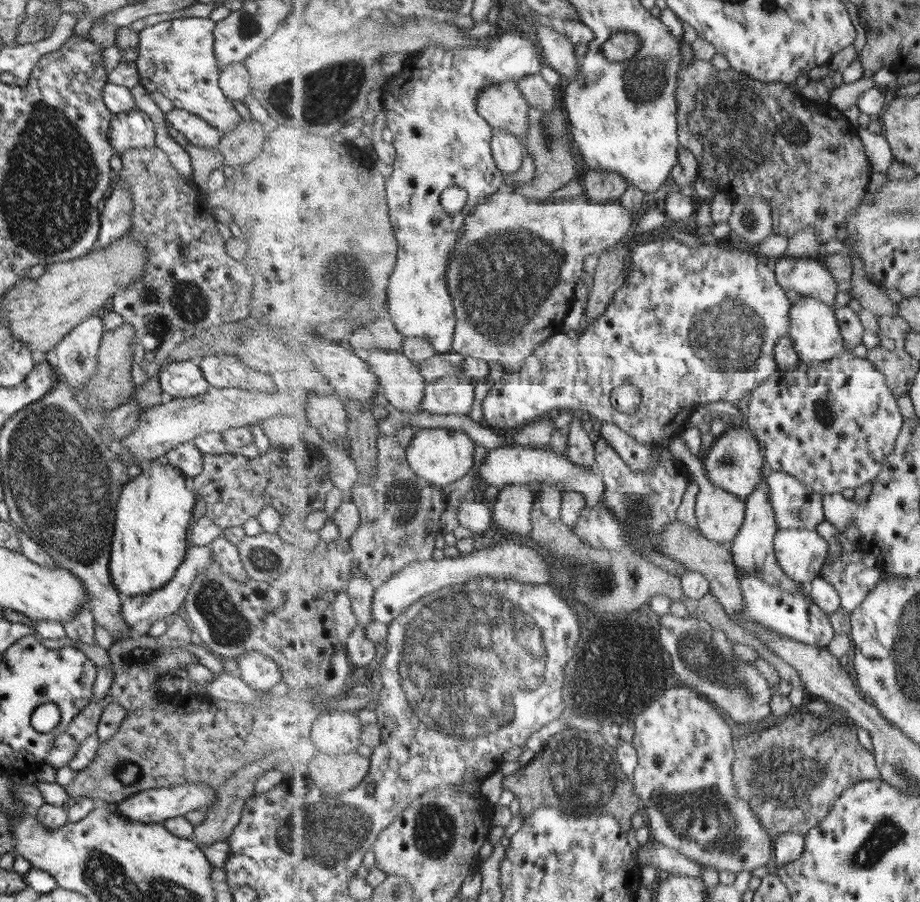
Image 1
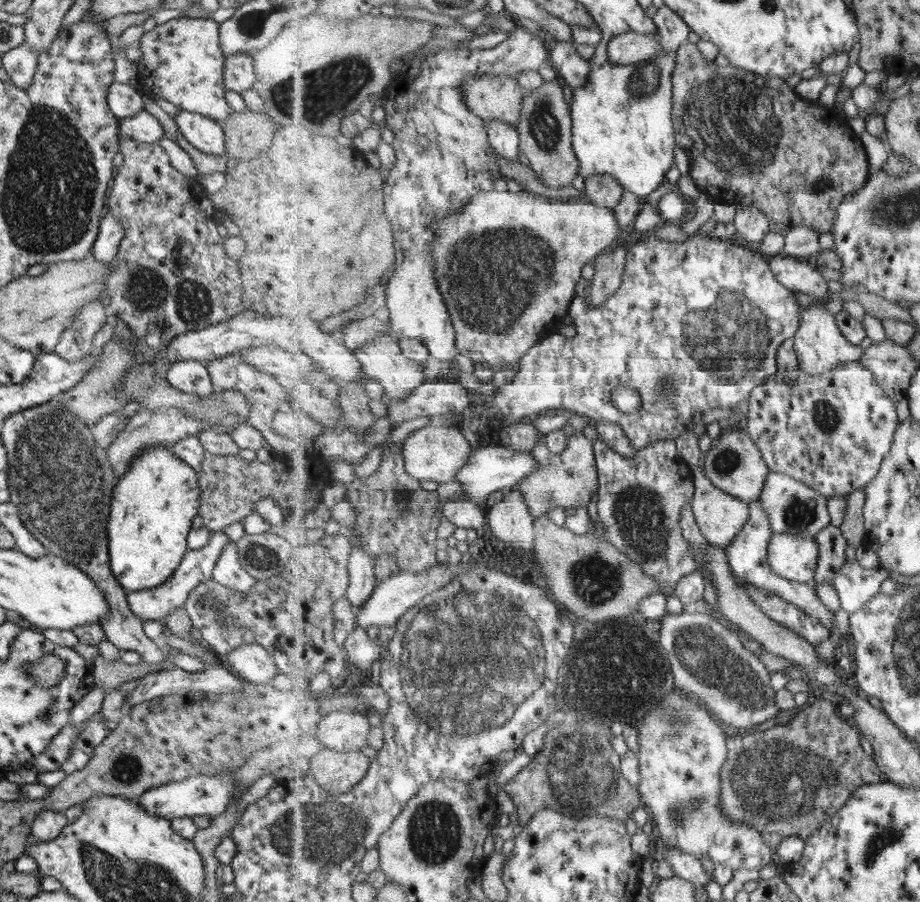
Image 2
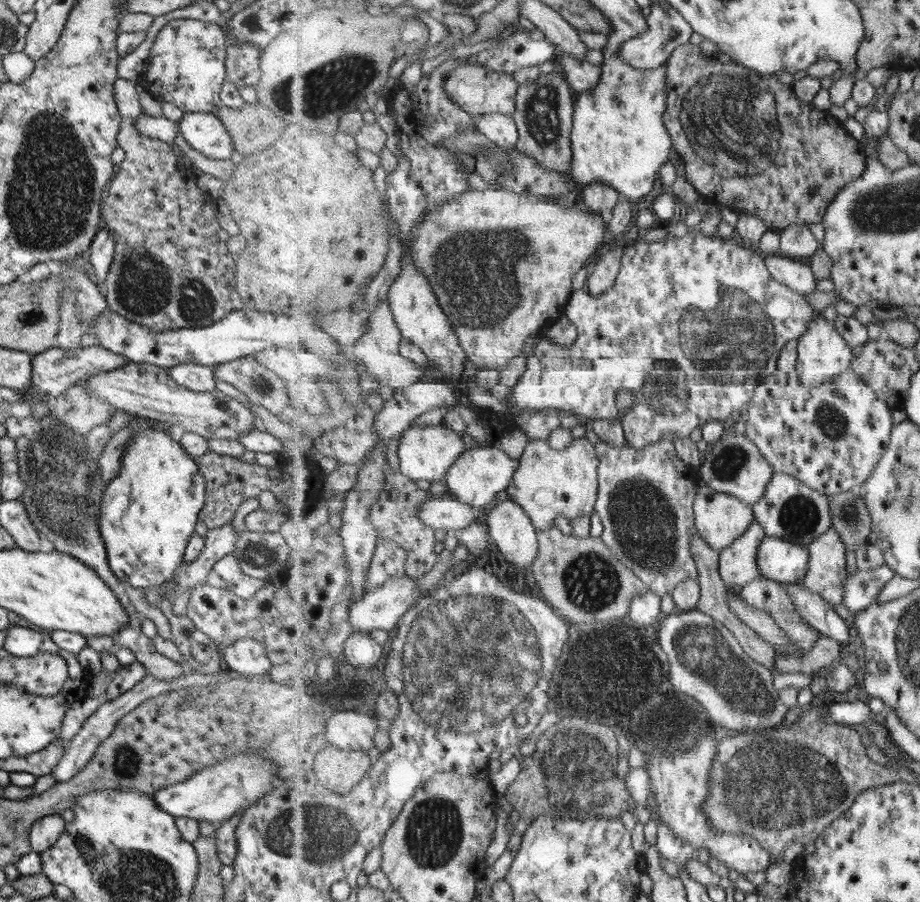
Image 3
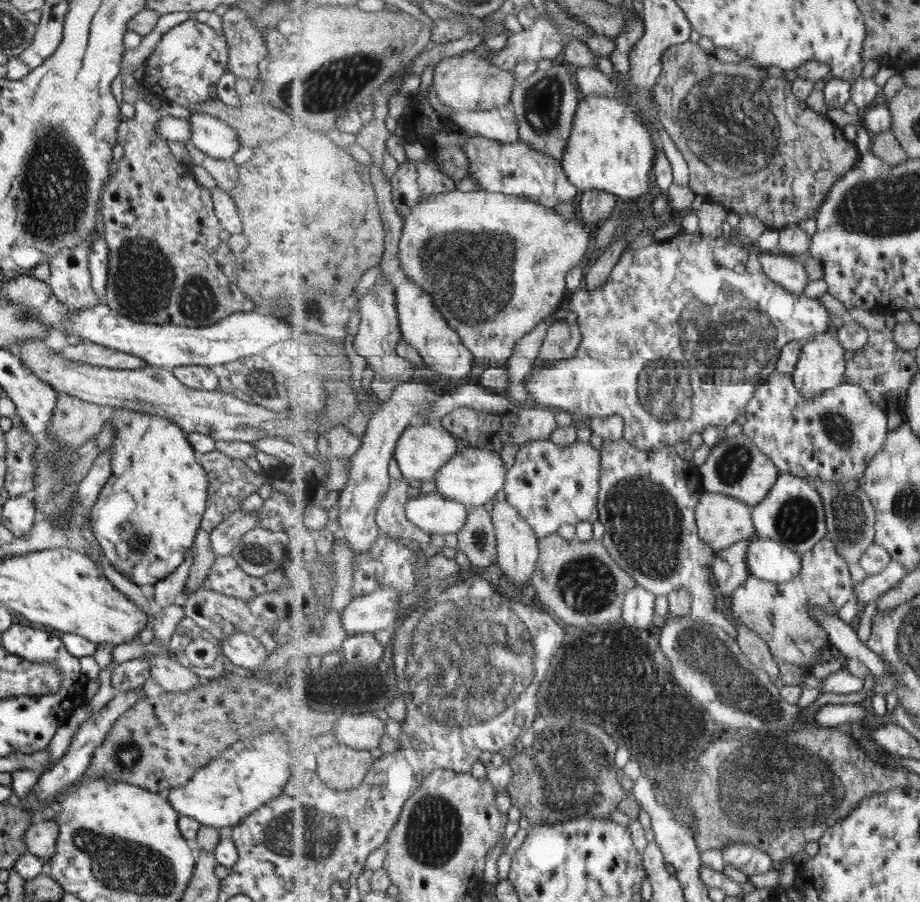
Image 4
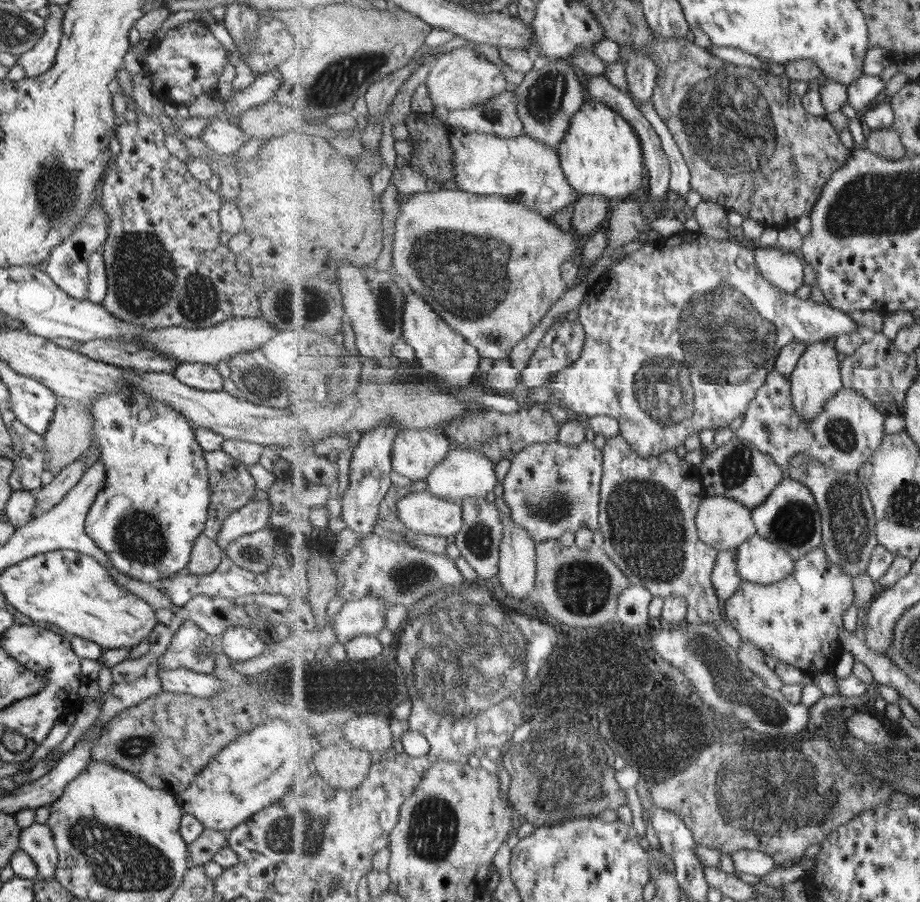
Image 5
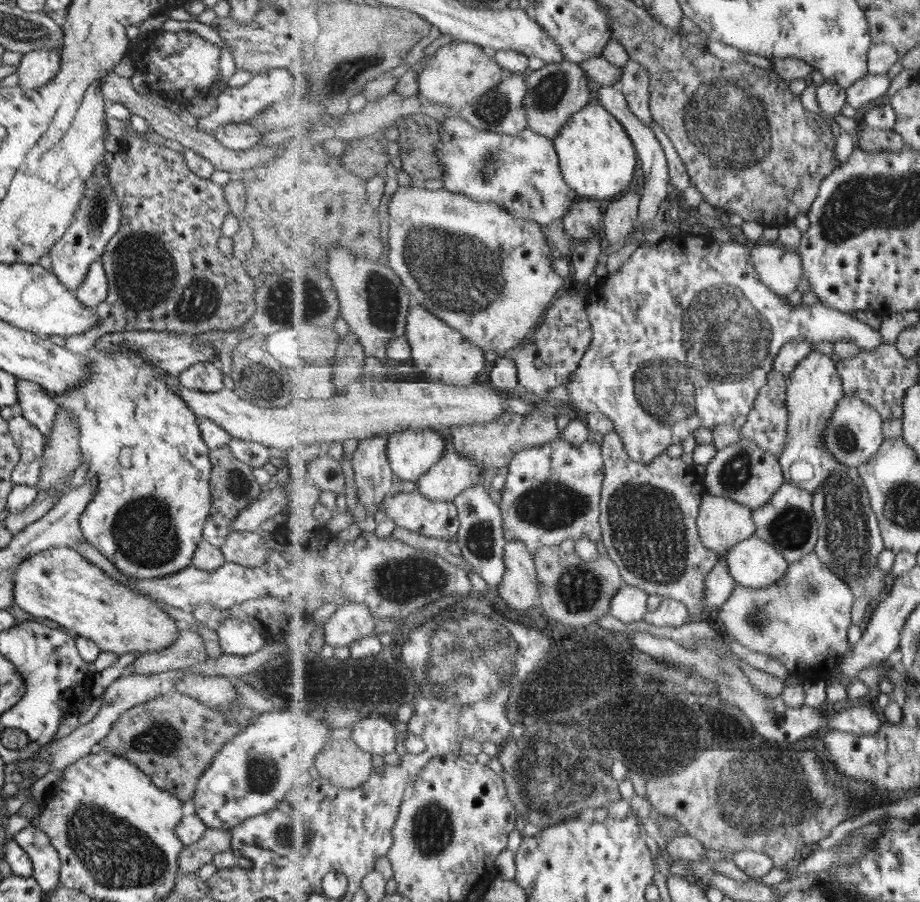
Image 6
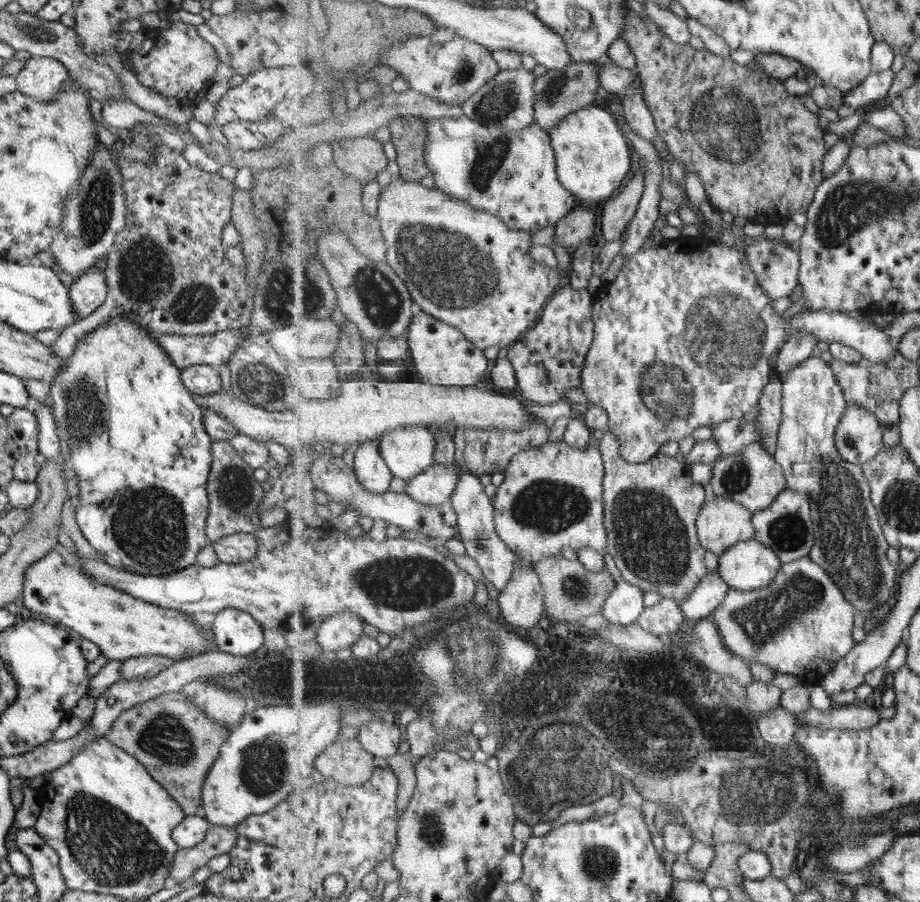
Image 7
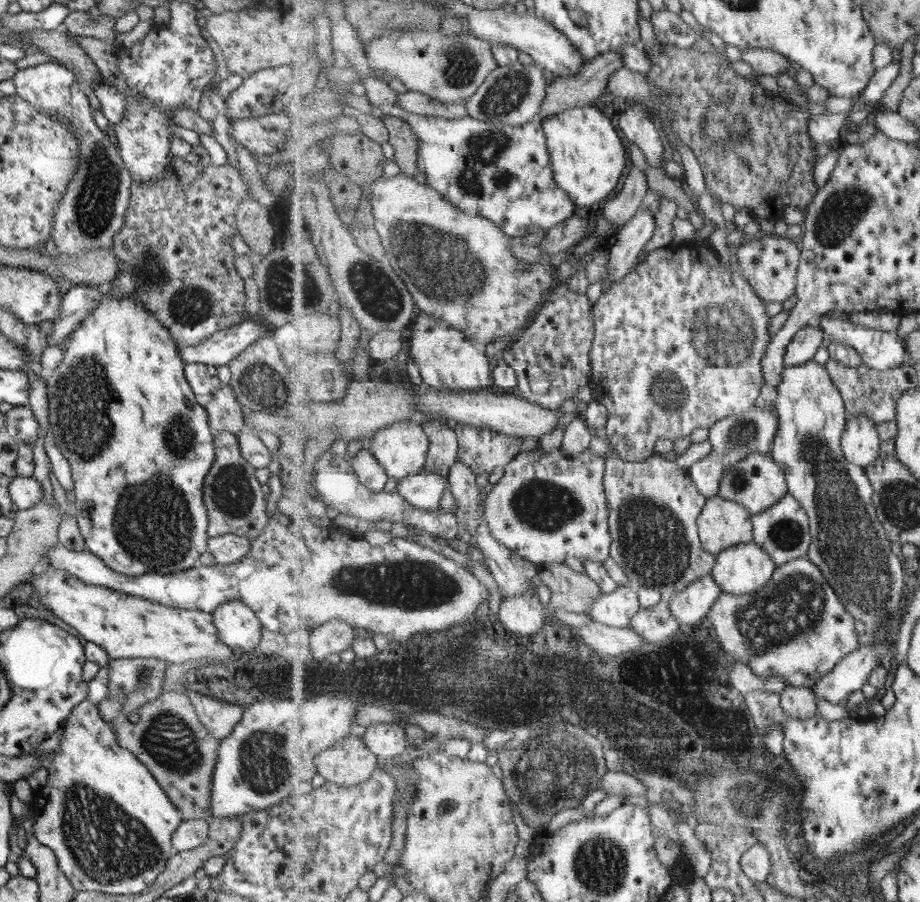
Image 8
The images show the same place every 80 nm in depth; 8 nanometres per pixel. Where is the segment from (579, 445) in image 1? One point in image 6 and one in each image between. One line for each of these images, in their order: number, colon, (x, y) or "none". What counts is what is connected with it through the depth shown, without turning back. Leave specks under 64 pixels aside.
2: (570, 478)
3: (550, 482)
4: (551, 485)
5: (551, 488)
6: (552, 492)

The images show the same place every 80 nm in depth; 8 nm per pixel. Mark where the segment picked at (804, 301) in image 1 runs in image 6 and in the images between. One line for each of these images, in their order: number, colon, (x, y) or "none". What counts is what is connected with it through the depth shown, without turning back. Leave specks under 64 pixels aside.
2: (821, 347)
3: (824, 354)
4: (823, 361)
5: (817, 378)
6: (850, 539)

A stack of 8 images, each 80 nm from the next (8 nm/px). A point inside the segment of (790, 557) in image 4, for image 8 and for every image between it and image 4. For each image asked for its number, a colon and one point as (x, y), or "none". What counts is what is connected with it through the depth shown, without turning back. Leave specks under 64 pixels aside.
5: (759, 560)
6: (755, 563)
7: (749, 565)
8: (743, 569)

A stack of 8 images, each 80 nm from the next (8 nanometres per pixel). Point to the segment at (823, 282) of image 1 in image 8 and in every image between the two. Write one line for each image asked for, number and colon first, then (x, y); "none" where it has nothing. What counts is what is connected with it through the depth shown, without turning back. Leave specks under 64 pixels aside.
2: (800, 275)
3: (796, 273)
4: (789, 271)
5: (784, 269)
6: (780, 268)
7: (777, 266)
8: (769, 263)

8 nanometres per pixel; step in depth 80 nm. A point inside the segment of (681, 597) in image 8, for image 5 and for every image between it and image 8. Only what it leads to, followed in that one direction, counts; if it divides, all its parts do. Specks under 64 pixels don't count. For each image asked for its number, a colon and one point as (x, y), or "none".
5: (727, 579)
6: (720, 585)
7: (711, 592)

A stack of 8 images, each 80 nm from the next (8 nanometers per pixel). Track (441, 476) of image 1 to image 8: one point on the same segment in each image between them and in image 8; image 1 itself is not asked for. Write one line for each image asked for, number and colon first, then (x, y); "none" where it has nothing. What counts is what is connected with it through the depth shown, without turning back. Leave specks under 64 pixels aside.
2: (436, 453)
3: (427, 453)
4: (424, 449)
5: (416, 453)
6: (411, 452)
7: (409, 451)
8: (402, 448)

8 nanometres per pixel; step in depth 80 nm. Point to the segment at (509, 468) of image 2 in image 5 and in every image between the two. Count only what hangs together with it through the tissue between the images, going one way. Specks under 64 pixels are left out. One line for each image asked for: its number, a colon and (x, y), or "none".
3: (480, 474)
4: (473, 477)
5: (467, 473)

